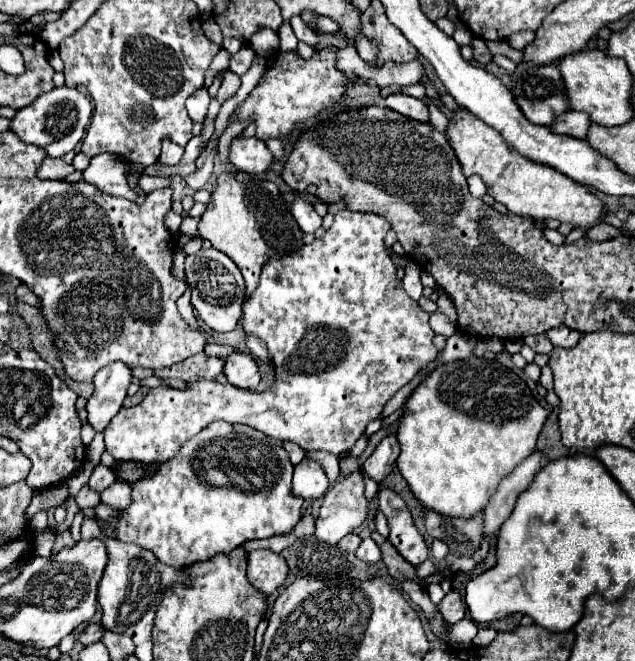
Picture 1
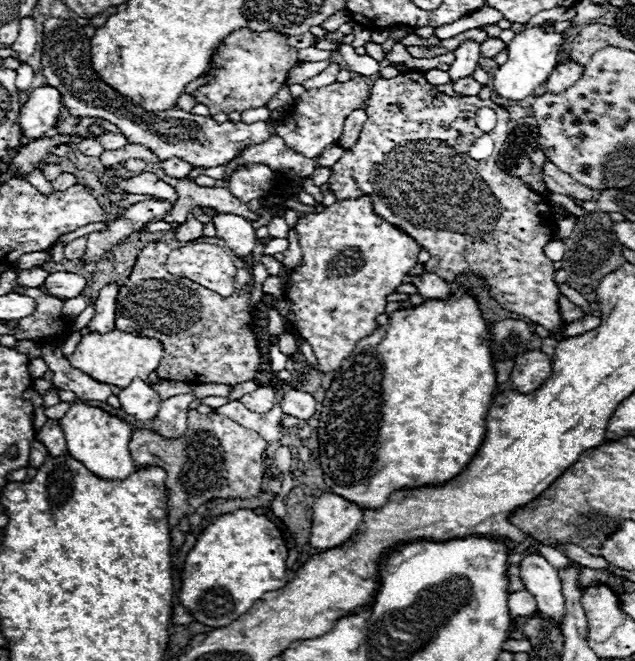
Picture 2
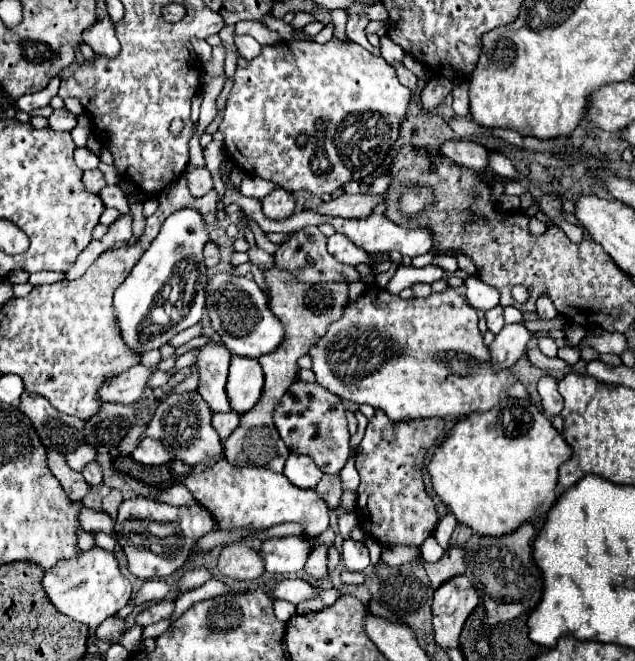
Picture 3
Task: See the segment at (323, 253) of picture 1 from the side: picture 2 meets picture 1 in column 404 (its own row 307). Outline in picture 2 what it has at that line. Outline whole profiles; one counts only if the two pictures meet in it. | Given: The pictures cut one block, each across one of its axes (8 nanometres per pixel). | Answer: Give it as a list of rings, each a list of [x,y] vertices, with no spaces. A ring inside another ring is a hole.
[[[366,196],[356,200],[336,200],[332,206],[326,206],[324,212],[306,214],[298,218],[294,230],[304,252],[304,262],[294,270],[294,288],[286,292],[286,298],[294,304],[292,312],[296,314],[296,330],[310,342],[312,352],[318,358],[316,370],[332,372],[340,368],[344,358],[350,356],[360,338],[376,330],[376,316],[384,314],[384,306],[388,304],[386,296],[392,294],[394,288],[402,284],[406,274],[418,264],[416,258],[420,246],[406,232],[378,218]]]

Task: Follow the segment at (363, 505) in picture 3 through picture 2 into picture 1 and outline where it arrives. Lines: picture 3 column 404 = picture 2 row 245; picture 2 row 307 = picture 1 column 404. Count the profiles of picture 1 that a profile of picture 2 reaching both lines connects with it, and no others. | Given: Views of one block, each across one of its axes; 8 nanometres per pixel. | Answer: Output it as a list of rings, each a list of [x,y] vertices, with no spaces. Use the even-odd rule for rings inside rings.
[[[380,488],[378,506],[388,518],[388,540],[394,544],[394,548],[414,566],[424,562],[428,558],[428,546],[424,536],[418,532],[412,512],[408,510],[402,496],[394,488]]]

